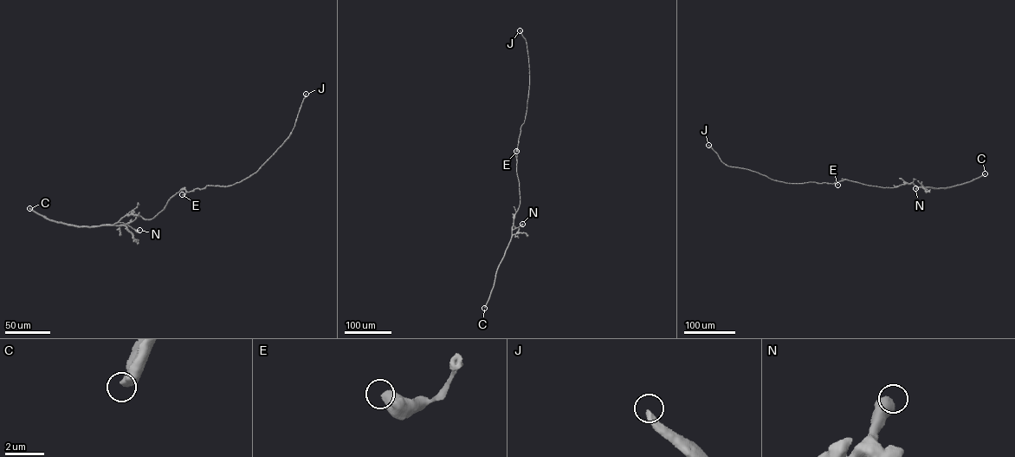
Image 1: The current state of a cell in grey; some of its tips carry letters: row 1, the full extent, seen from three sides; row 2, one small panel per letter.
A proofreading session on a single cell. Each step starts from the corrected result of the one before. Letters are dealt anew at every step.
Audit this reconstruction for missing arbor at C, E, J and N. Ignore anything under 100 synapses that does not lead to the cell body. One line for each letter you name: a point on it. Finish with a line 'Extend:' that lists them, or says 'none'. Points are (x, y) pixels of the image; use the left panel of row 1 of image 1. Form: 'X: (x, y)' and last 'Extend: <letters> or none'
J: (306, 94)
Extend: J

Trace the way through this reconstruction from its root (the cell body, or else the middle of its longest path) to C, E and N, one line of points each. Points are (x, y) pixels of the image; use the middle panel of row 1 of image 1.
C: (516, 165), (520, 204), (513, 219), (510, 241), (484, 308)
E: (516, 165), (516, 151)
N: (516, 165), (520, 203), (512, 230), (522, 224)

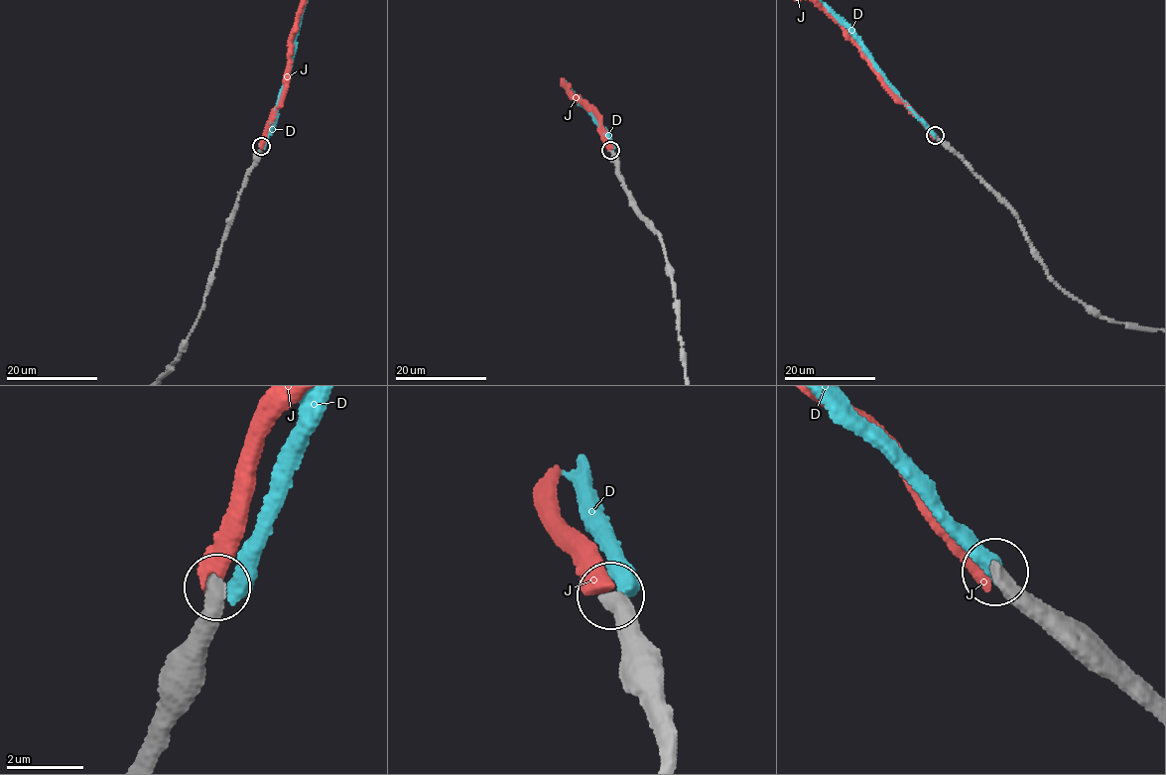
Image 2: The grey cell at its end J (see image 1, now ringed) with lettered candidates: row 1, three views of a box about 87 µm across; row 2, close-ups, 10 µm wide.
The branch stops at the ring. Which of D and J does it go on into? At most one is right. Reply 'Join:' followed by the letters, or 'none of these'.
Join: none of these

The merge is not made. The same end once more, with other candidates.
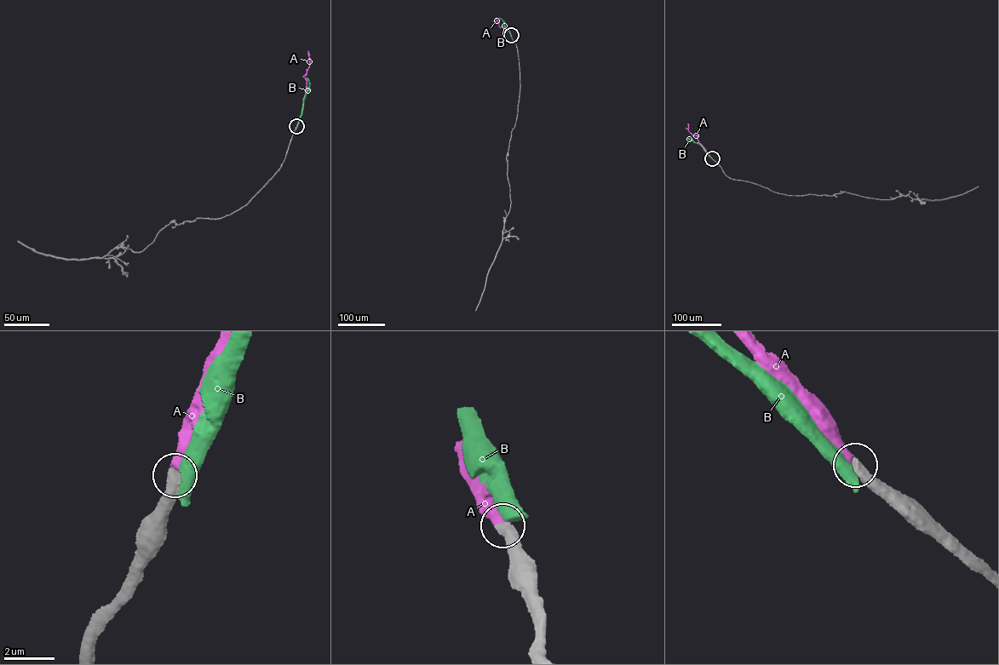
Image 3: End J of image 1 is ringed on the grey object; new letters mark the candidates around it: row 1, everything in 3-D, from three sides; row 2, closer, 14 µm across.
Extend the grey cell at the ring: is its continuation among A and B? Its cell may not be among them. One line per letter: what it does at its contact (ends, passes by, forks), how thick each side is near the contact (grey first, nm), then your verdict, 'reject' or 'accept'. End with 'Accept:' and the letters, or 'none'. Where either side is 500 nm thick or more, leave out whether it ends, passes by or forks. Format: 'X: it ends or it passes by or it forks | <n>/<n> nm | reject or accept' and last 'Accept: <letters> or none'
A: it ends | 440/440 nm | accept
B: 480/700 nm | reject
Accept: A

